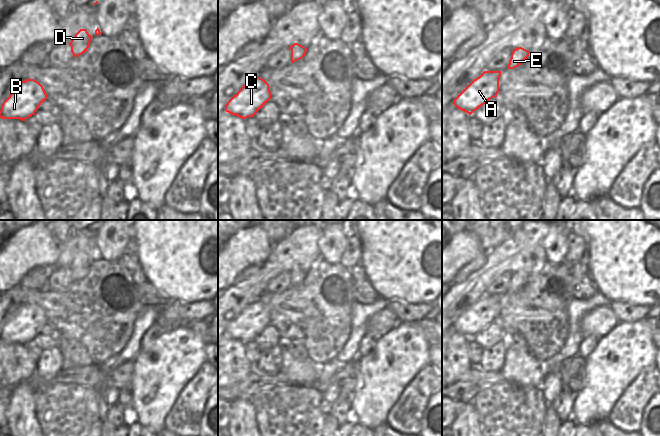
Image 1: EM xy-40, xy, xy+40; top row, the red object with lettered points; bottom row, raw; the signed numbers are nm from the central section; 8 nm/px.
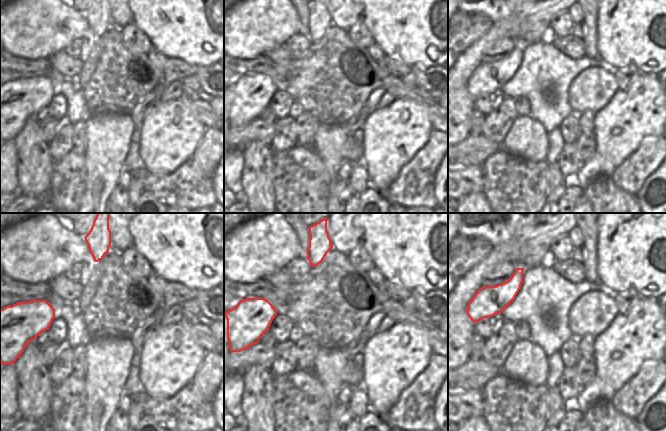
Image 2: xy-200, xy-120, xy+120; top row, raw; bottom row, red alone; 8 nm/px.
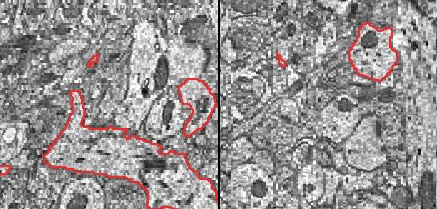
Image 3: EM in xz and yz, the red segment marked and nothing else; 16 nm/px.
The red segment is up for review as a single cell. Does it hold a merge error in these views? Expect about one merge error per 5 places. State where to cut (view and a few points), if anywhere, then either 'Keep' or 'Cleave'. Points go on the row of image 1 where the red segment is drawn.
No split. Keep

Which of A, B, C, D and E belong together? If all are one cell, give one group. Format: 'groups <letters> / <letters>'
groups A B C D E

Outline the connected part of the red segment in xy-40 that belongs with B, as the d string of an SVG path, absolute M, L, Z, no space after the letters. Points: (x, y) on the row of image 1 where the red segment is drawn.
M26 79L17 83L11 94L1 106L0 118L20 119L25 121L47 99L43 86L34 79Z

